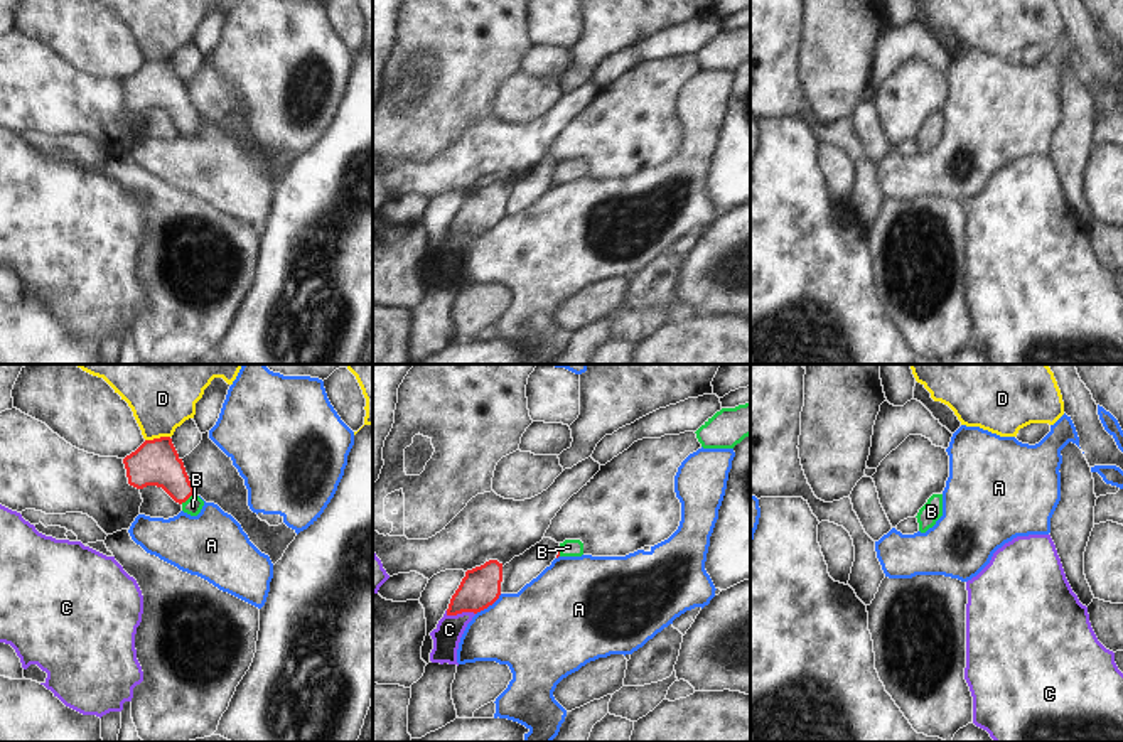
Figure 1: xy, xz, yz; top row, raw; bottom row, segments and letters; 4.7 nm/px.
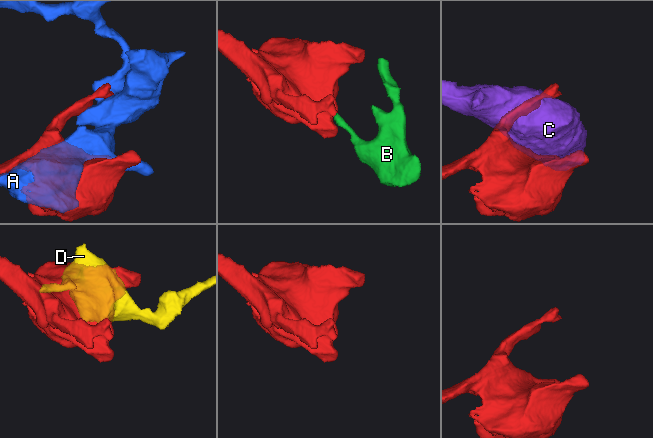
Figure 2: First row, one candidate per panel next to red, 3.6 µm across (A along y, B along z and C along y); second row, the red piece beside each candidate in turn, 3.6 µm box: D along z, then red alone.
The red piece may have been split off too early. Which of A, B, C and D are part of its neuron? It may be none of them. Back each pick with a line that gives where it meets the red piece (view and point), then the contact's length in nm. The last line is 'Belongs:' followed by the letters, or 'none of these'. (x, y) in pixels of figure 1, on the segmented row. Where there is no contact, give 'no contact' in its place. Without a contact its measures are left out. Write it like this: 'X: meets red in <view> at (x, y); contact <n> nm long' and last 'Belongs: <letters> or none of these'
B: meets red in xy at (186, 500); contact 80 nm long
Belongs: B

